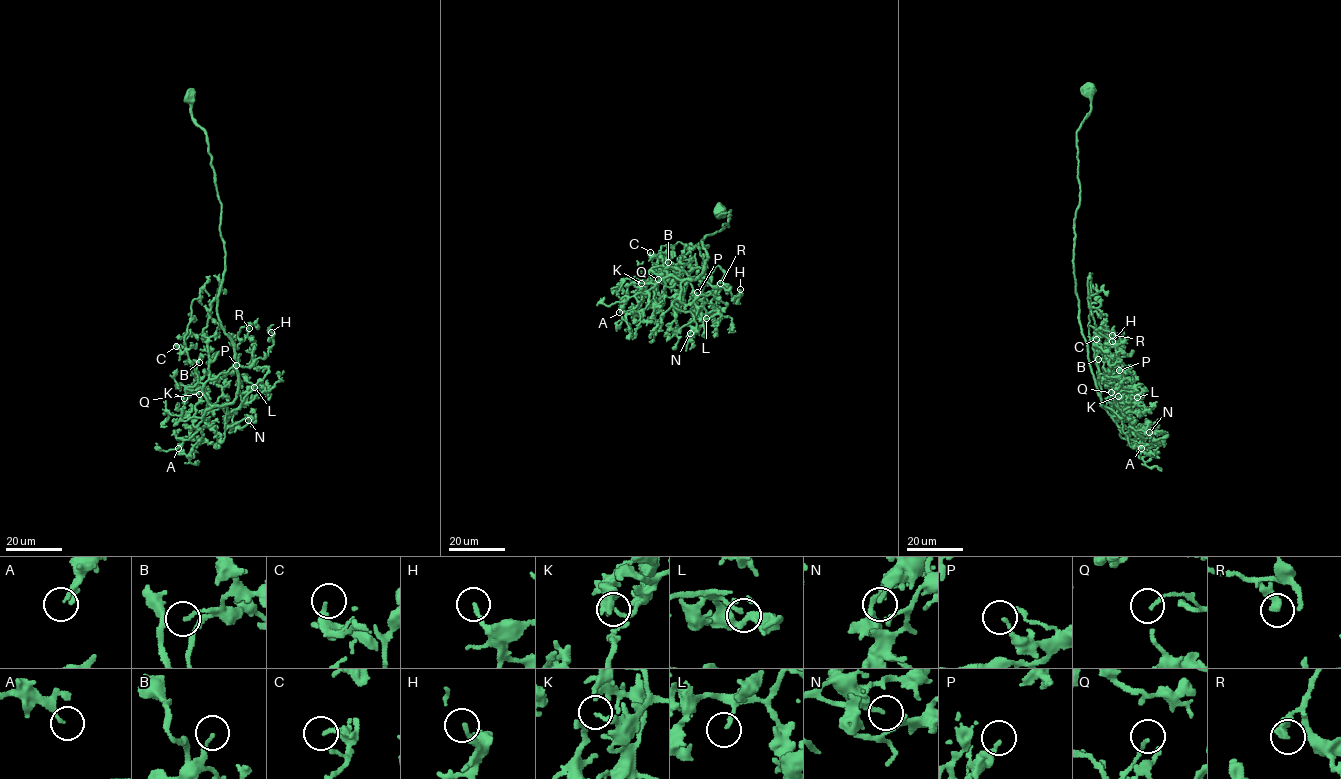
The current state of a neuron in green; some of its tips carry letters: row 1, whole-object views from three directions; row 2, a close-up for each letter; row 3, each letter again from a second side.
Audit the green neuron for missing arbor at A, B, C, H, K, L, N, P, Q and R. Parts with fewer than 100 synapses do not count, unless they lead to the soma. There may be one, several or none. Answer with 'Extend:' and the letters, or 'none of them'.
Extend: none of them

